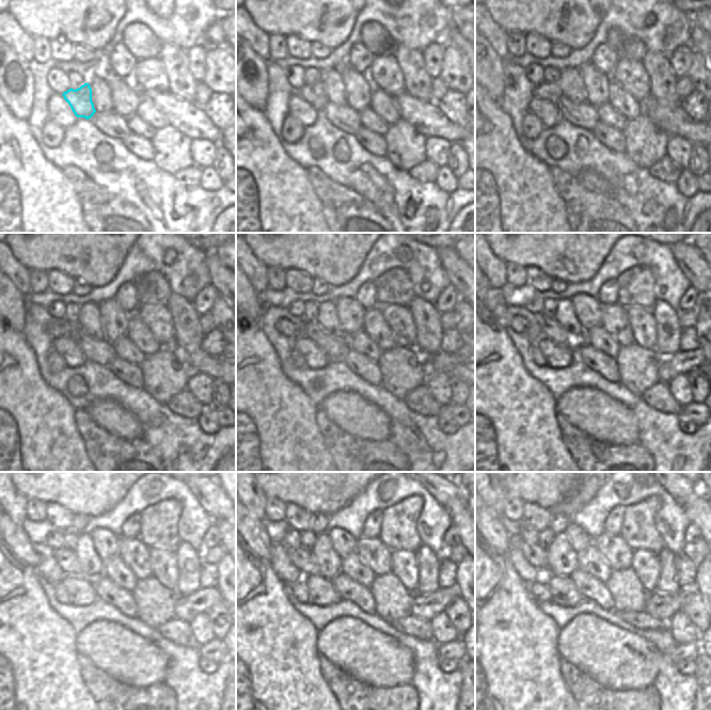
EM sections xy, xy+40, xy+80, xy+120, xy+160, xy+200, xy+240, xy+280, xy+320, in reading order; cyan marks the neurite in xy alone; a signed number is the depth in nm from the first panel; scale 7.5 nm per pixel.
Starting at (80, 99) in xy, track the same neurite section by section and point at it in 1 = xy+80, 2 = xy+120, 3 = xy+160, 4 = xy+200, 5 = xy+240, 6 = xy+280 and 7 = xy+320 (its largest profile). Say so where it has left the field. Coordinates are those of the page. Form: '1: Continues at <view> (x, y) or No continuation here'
1: Continues at xy+80 (552, 92)
2: Continues at xy+120 (62, 329)
3: Continues at xy+160 (285, 327)
4: Continues at xy+200 (501, 313)
5: Continues at xy+240 (18, 541)
6: Continues at xy+280 (257, 538)
7: Continues at xy+320 (496, 535).

